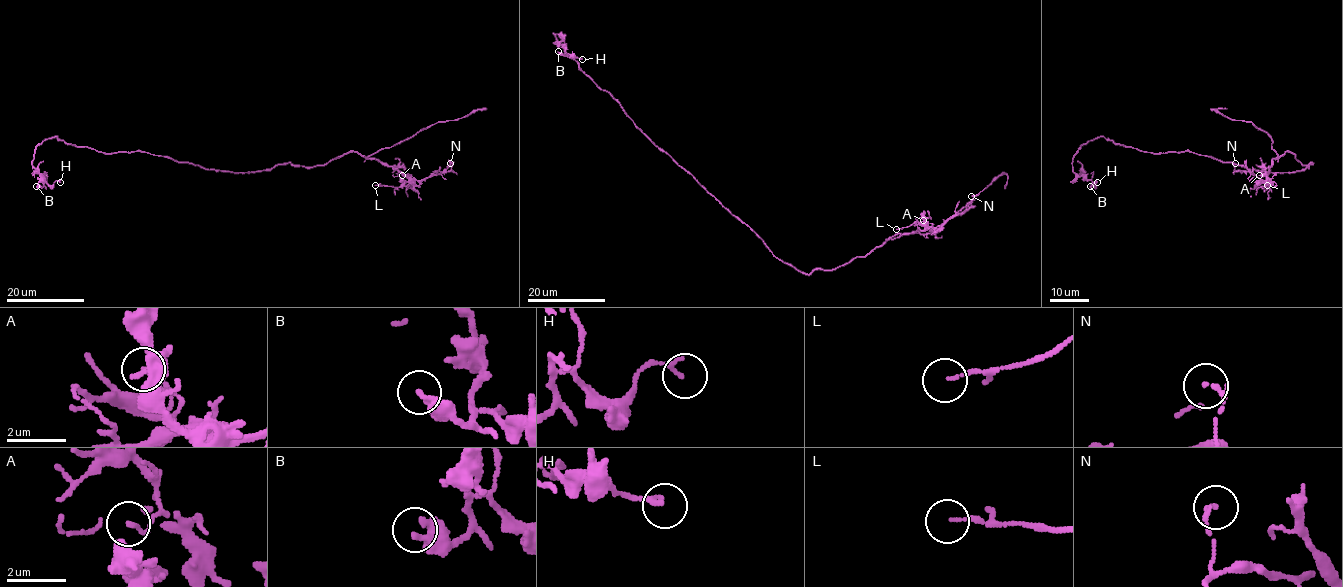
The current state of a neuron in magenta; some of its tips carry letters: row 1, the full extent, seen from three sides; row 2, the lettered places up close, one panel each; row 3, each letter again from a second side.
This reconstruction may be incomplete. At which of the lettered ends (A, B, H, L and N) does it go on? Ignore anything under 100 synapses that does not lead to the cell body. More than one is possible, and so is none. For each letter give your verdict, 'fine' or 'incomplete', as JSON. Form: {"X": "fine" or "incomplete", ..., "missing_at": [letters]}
{"A": "fine", "B": "fine", "H": "fine", "L": "fine", "N": "fine", "missing_at": []}

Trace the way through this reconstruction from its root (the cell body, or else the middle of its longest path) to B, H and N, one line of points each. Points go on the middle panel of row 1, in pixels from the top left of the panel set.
B: (748, 226), (662, 152), (620, 104), (601, 90), (566, 54), (554, 34), (564, 42), (564, 56), (558, 51)
H: (748, 226), (662, 152), (620, 104), (601, 90), (566, 54), (554, 34), (564, 42), (565, 53), (582, 59)
N: (748, 226), (776, 257), (810, 274), (864, 257), (898, 234), (941, 228), (971, 196)

